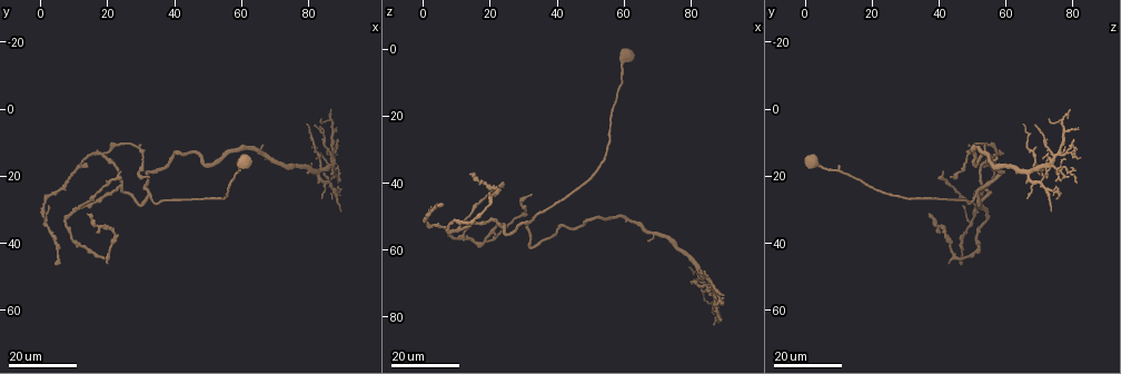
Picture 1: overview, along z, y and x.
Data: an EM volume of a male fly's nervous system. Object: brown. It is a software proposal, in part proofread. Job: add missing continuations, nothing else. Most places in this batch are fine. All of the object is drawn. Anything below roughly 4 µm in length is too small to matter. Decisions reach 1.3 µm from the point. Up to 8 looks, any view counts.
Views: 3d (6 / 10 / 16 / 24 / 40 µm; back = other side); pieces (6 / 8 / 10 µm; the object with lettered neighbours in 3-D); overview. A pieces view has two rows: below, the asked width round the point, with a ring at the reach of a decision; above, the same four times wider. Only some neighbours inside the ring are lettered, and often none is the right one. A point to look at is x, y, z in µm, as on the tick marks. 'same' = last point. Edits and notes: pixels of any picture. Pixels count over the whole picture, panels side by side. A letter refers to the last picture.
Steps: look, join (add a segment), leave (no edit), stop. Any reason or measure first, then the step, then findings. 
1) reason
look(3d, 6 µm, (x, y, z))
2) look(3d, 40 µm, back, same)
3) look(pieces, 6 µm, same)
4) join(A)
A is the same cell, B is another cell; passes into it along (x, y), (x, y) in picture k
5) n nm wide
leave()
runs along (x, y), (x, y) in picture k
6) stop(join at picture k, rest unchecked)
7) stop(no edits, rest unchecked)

branch stops here
look(3d, 16 µm, (2.5, 29.0, 47.0))

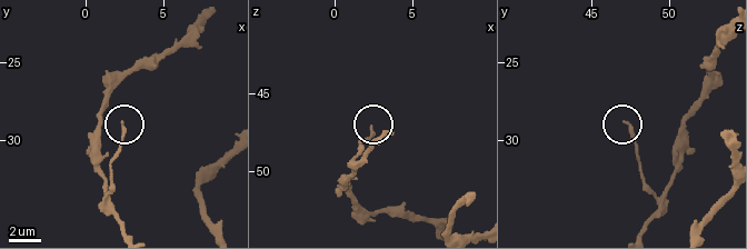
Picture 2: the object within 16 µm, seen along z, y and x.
look(pieces, 10 µm, (2.4, 28.8, 47.2))

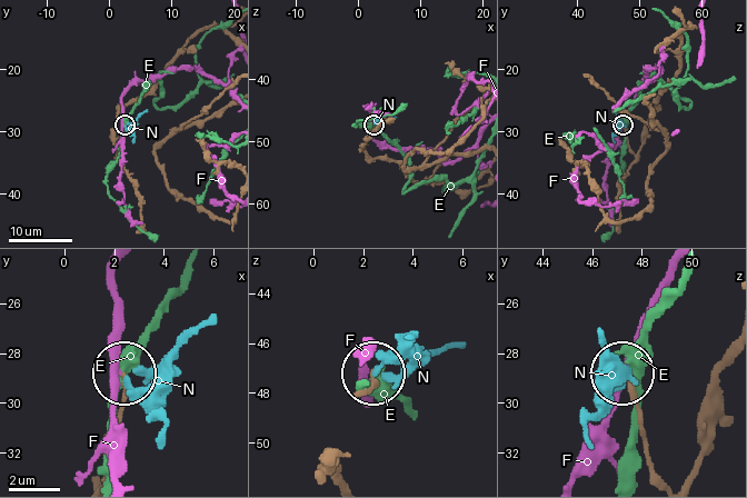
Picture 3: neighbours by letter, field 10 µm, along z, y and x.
160 nm wide
leave()
E, F and N are other cells; no lettered segment goes on from it

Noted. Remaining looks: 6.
end of a long branch
look(3d, 16 µm, (13.5, 31.5, 37.5))

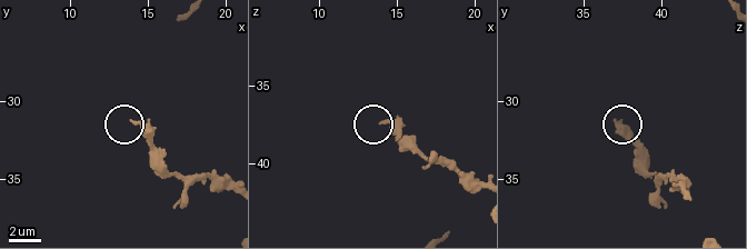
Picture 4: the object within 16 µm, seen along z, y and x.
look(pieces, 6 µm, (14.2, 31.4, 37.4))

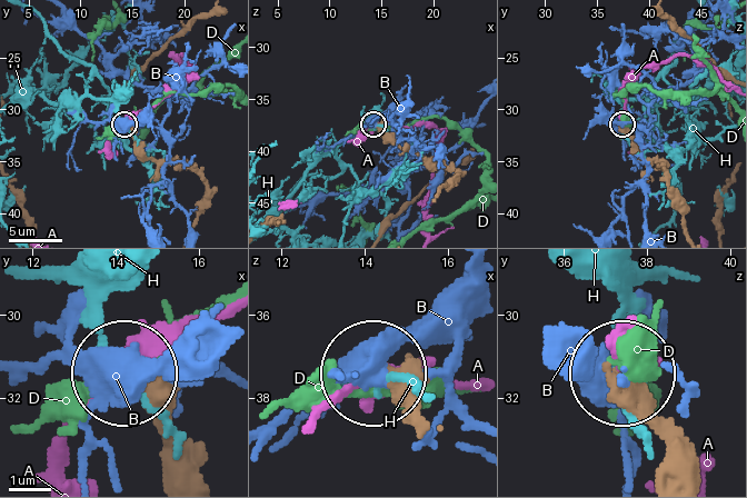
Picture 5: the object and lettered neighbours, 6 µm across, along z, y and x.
leave()
A, B, D and H are other cells; runs along (427, 427), (377, 381) in picture 5; none of them fits

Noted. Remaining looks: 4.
free end
look(3d, 16 µm, (32.5, 20.5, 43.5))

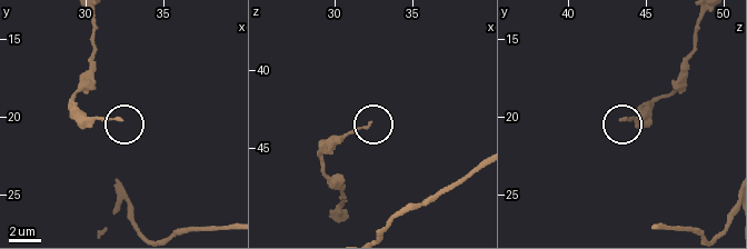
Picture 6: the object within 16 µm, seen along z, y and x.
look(3d, 6 µm, (32.4, 20.2, 43.6))

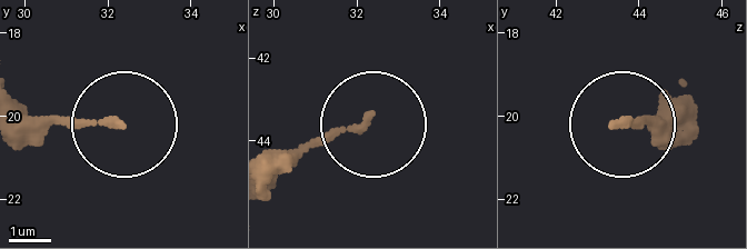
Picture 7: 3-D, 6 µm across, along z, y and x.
see the neighbours
look(pieces, 6 µm, (32.15, 20.15, 43.55))

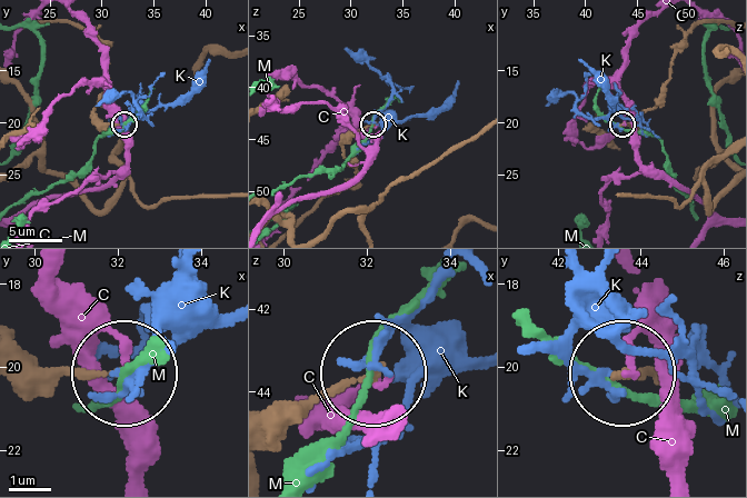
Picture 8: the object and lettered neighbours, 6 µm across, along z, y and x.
leave()
C, K and M are other cells; runs along (720, 21), (700, 22), (684, 37), (663, 96), (623, 125) in picture 8; none of them fits

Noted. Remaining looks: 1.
stop(no edits, rest unchecked)

